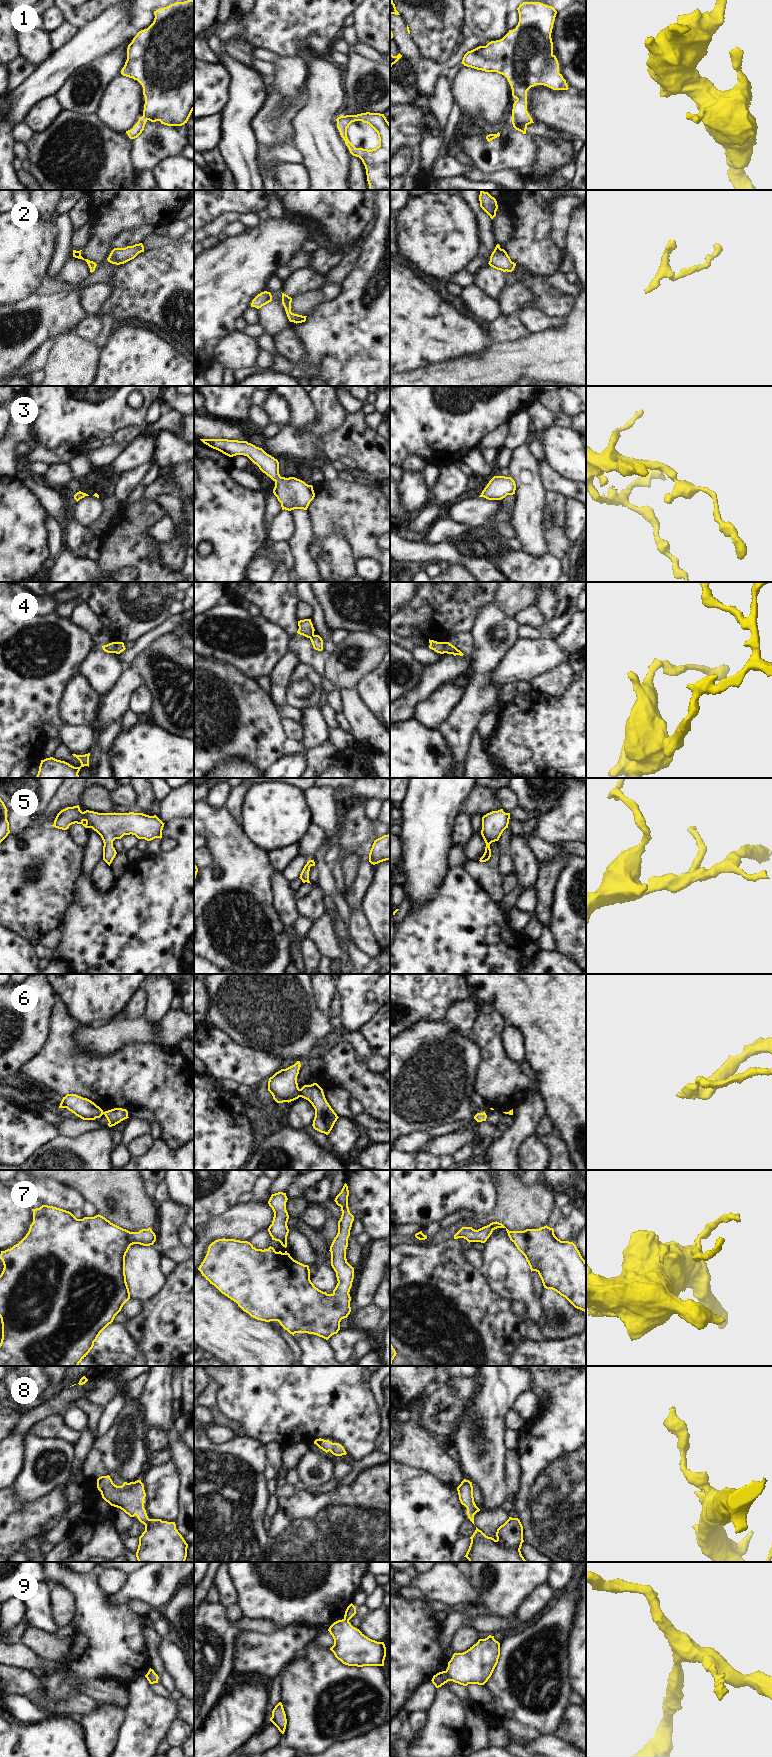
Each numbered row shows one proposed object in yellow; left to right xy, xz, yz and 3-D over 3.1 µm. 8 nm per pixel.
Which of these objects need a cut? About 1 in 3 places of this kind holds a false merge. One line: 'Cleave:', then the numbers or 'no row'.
Cleave: 1, 4, 6, 9

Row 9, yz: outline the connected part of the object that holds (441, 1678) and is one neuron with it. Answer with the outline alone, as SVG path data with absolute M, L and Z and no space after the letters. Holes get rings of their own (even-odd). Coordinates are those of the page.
M446 1671L439 1672L433 1676L431 1681L436 1688L439 1688L449 1681L448 1674Z

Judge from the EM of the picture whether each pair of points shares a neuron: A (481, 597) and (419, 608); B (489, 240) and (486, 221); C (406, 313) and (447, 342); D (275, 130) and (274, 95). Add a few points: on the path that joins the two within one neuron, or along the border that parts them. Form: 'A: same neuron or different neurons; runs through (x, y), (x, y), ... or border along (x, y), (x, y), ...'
A: same neuron; runs through (466, 597), (450, 597), (438, 608), (434, 608)
B: same neuron; runs through (487, 235), (486, 226)
C: same neuron; runs through (416, 323), (422, 329), (437, 332)
D: same neuron; runs through (275, 121), (275, 104)

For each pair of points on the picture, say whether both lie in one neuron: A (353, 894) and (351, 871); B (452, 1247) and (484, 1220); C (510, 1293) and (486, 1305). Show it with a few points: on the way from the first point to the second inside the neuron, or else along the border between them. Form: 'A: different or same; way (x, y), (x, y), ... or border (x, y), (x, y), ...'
A: different; border (358, 862), (353, 885), (344, 893)
B: different; border (453, 1237), (431, 1246)
C: different; border (485, 1280), (493, 1291), (510, 1303)

